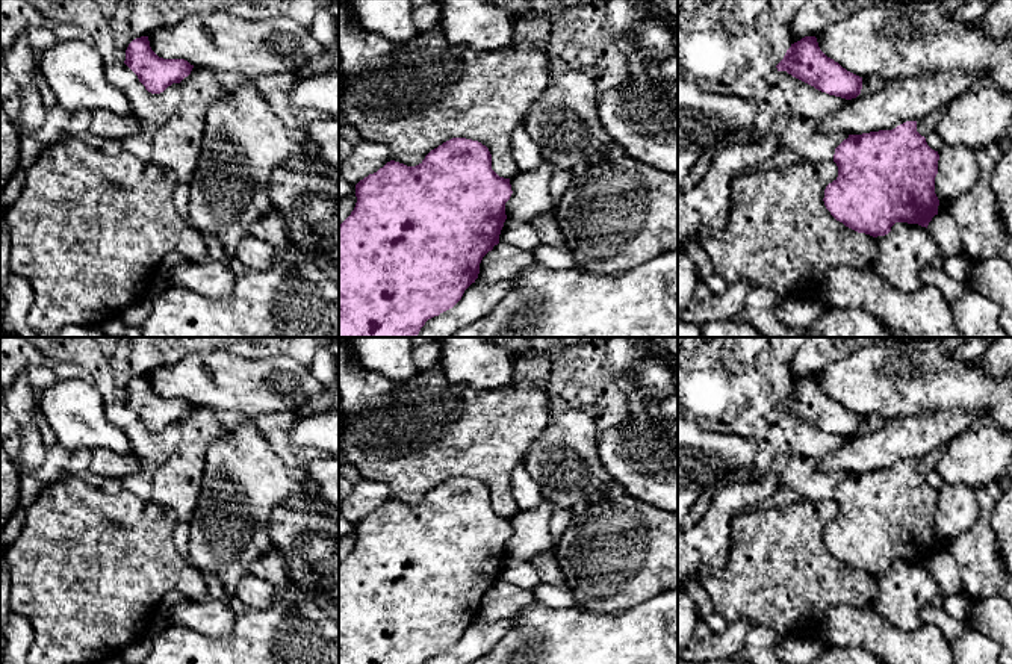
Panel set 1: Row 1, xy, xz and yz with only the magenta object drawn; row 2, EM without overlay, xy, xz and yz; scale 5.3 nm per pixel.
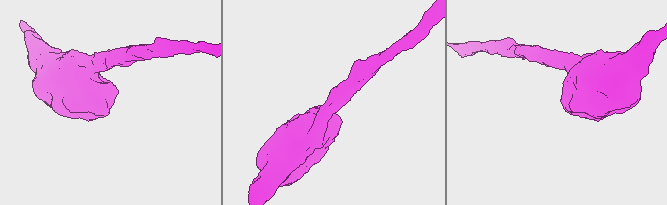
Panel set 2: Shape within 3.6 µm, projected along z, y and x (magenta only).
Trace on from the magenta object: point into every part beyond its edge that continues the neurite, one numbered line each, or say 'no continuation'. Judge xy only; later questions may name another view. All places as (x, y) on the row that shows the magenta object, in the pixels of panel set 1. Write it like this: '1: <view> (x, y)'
no continuation

